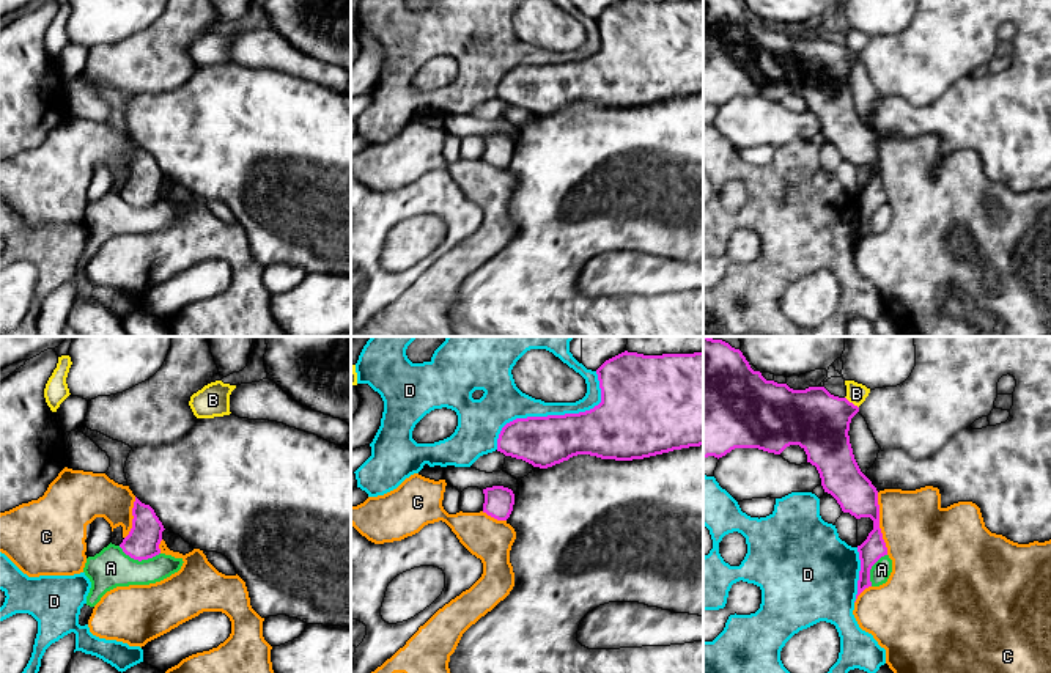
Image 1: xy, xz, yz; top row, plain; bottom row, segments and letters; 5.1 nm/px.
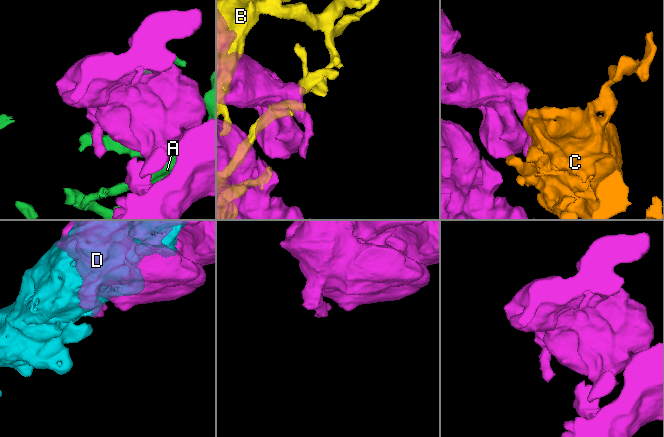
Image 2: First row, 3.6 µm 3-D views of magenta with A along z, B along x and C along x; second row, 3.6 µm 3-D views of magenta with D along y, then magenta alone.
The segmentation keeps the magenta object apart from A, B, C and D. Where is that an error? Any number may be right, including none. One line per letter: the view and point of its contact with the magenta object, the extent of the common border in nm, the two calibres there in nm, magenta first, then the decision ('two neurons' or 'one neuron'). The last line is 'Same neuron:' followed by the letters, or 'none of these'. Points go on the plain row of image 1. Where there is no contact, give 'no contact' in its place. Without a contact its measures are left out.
A: xy (139, 208) | 220 nm | 170/200 nm | two neurons
B: yz (851, 51) | 90 nm | 320/110 nm | two neurons
C: yz (878, 172) | 320 nm | 200/380 nm | one neuron
D: xz (556, 63) | 650 nm | 260/180 nm | two neurons
Same neuron: C

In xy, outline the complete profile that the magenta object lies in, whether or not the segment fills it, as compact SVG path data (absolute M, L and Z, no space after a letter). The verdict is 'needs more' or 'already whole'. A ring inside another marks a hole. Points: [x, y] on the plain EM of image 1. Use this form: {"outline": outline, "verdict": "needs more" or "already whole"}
{"outline": "M135 145L132 164L132 176L120 192L123 200L138 209L159 203L159 192L165 176L154 157Z", "verdict": "already whole"}

